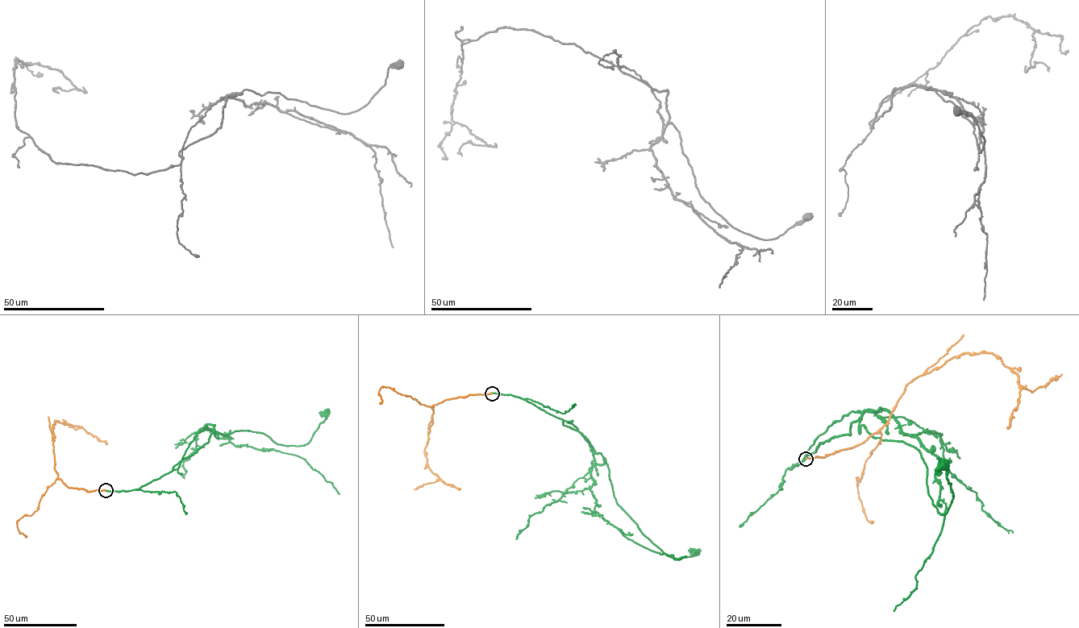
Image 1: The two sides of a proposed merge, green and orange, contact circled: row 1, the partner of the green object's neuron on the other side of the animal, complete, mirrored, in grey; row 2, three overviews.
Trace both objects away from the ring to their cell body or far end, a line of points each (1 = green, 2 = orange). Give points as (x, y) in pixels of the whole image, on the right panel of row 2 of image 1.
1: (806, 459), (859, 421), (860, 433), (864, 426), (916, 447), (943, 515), (953, 495), (943, 466)
2: (806, 459), (861, 444), (885, 424), (905, 387), (967, 353), (998, 355), (1017, 374), (1019, 401), (1007, 428)

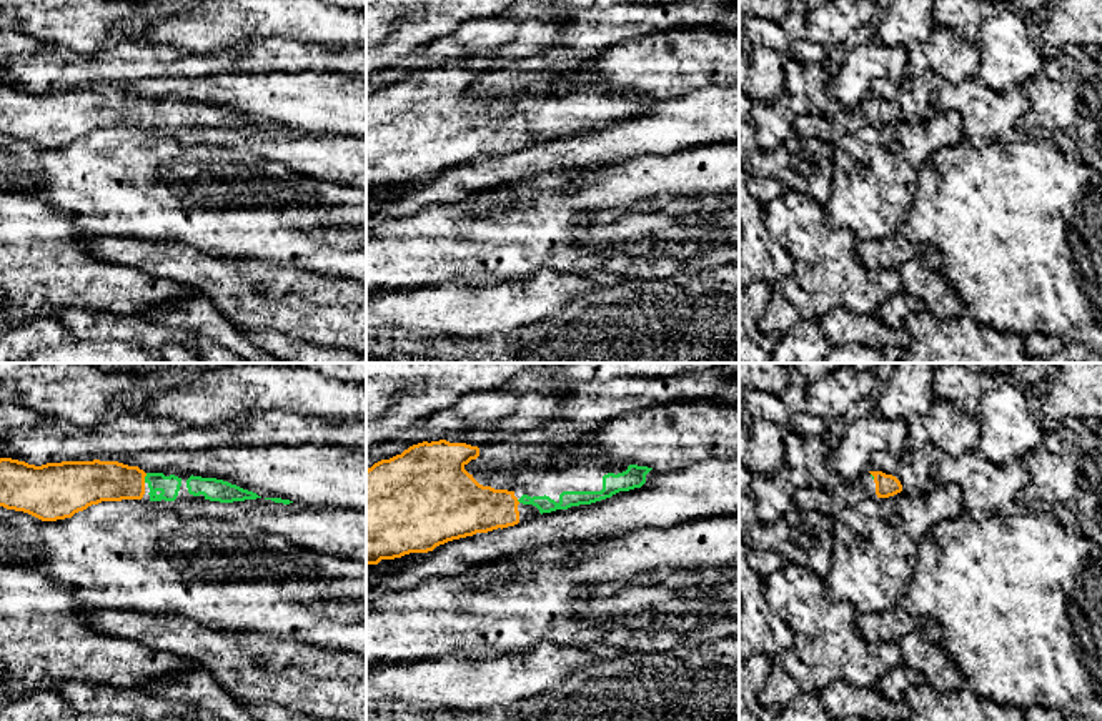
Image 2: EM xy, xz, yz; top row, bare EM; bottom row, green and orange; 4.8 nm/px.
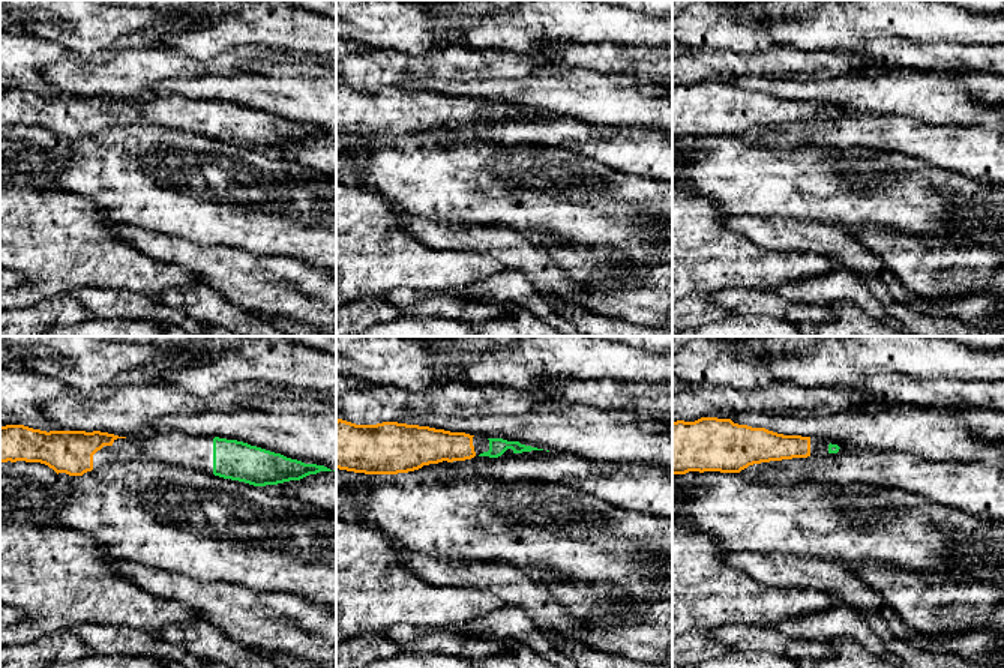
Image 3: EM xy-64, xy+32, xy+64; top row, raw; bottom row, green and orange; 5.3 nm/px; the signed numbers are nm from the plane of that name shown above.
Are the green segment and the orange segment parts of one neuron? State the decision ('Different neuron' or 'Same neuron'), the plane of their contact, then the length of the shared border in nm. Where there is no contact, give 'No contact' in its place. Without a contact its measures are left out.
Same neuron. Touches green in xy. Shared border 50 nm

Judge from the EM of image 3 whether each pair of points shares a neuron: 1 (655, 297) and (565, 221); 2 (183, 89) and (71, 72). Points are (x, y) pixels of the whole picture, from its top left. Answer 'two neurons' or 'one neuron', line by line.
1: two neurons
2: two neurons

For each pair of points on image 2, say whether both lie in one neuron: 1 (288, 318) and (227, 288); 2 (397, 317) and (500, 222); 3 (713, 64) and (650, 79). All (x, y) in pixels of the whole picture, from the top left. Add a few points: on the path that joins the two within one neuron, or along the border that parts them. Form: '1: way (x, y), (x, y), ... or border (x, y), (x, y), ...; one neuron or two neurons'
1: way (273, 303), (253, 298), (242, 288); one neuron
2: border (445, 280), (435, 285), (418, 285), (395, 292); two neurons
3: way (698, 64), (665, 65); one neuron

